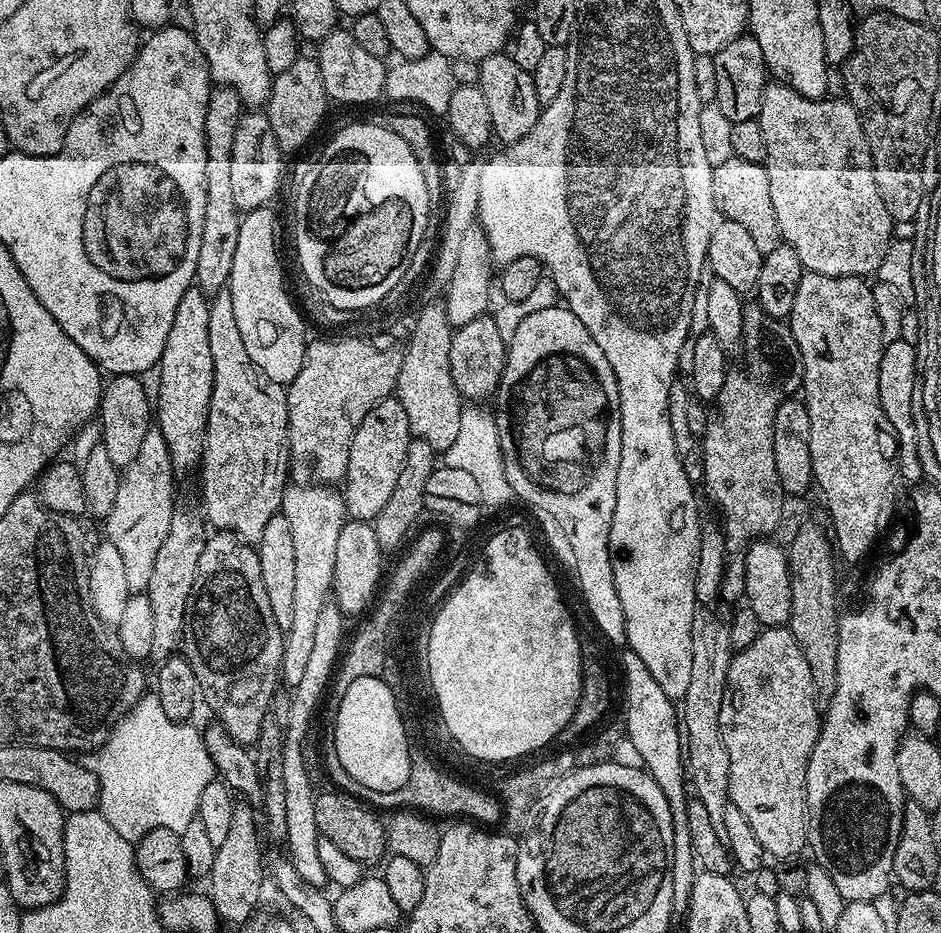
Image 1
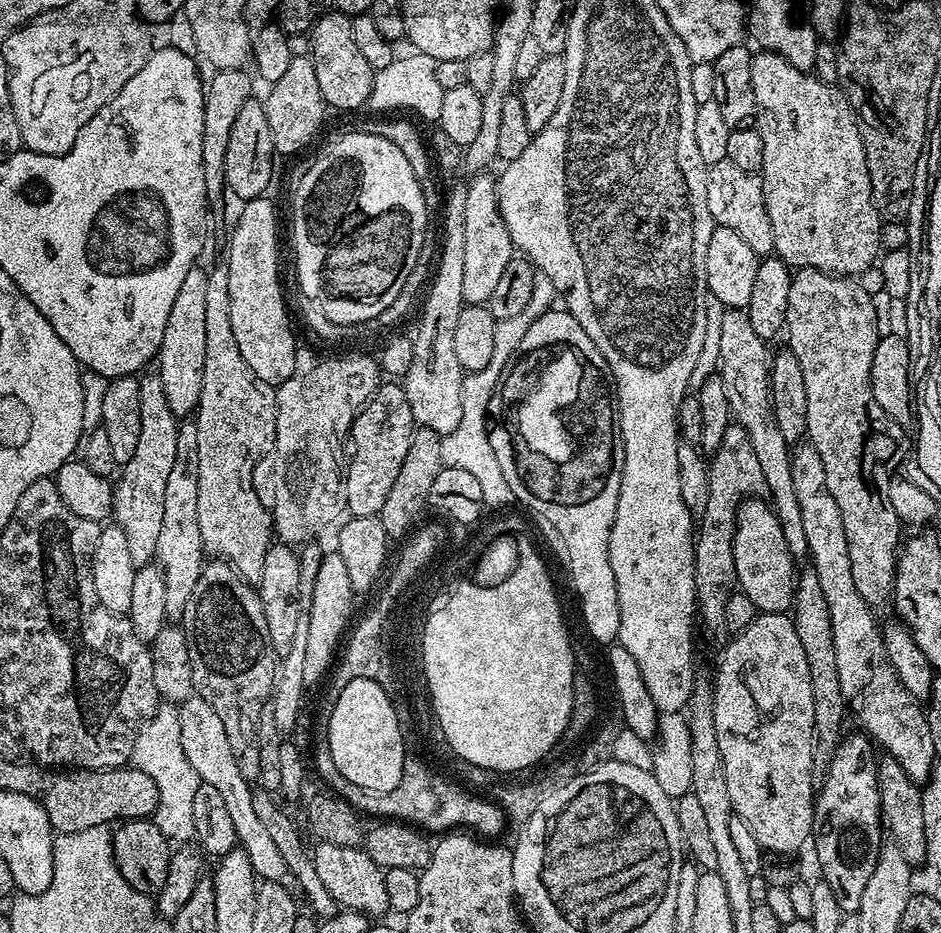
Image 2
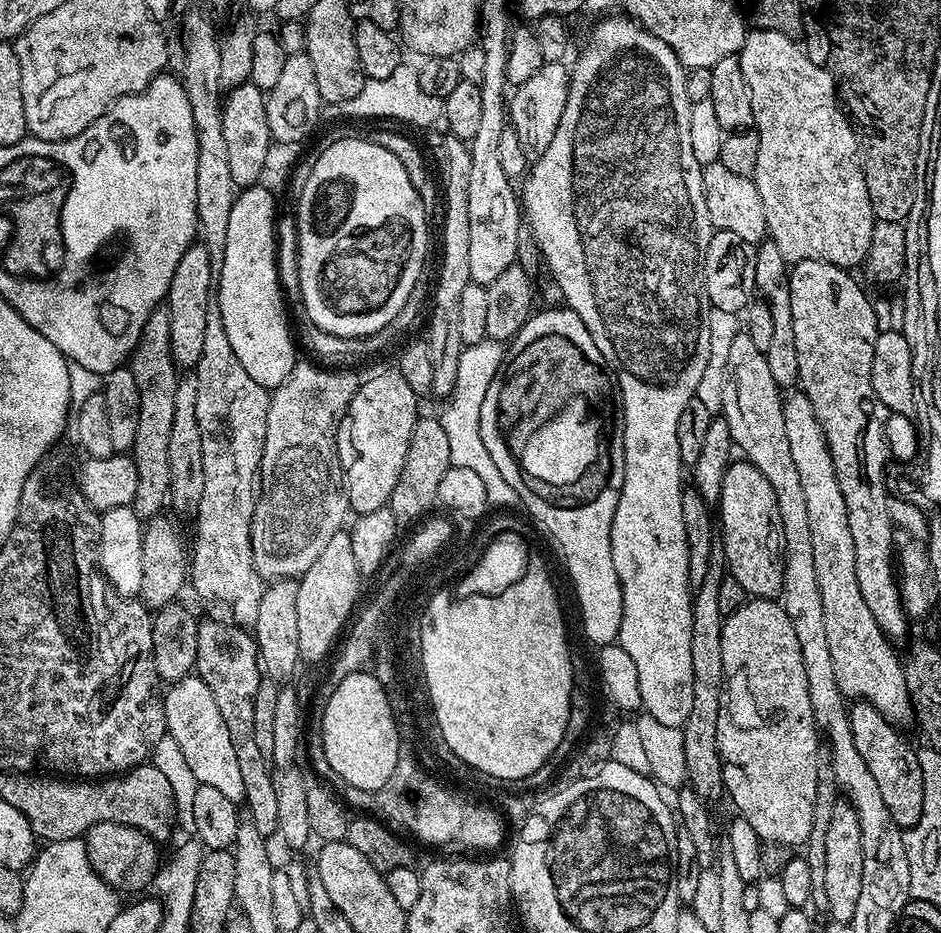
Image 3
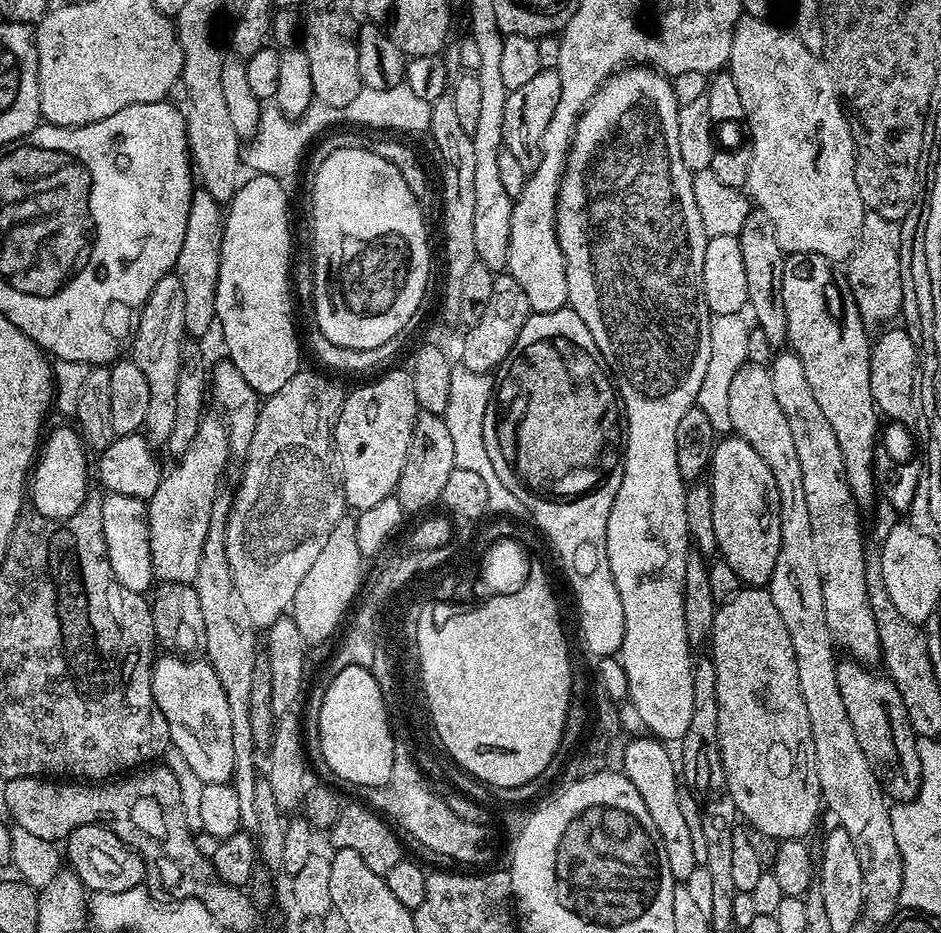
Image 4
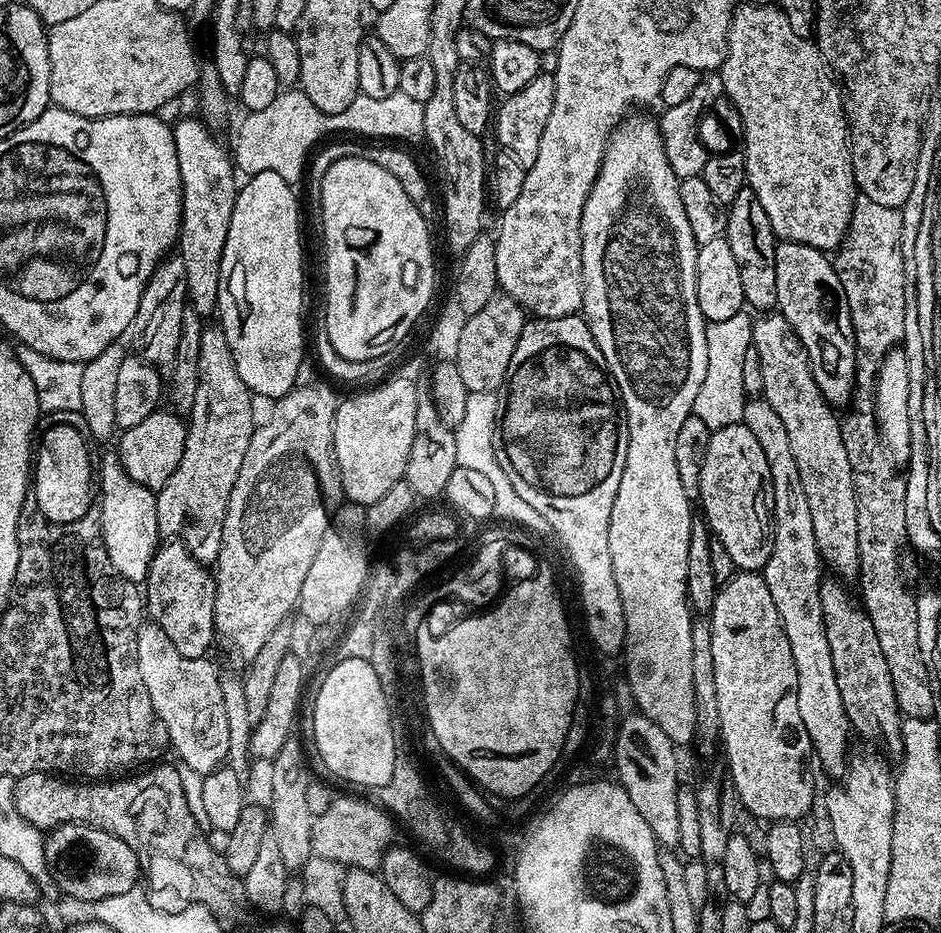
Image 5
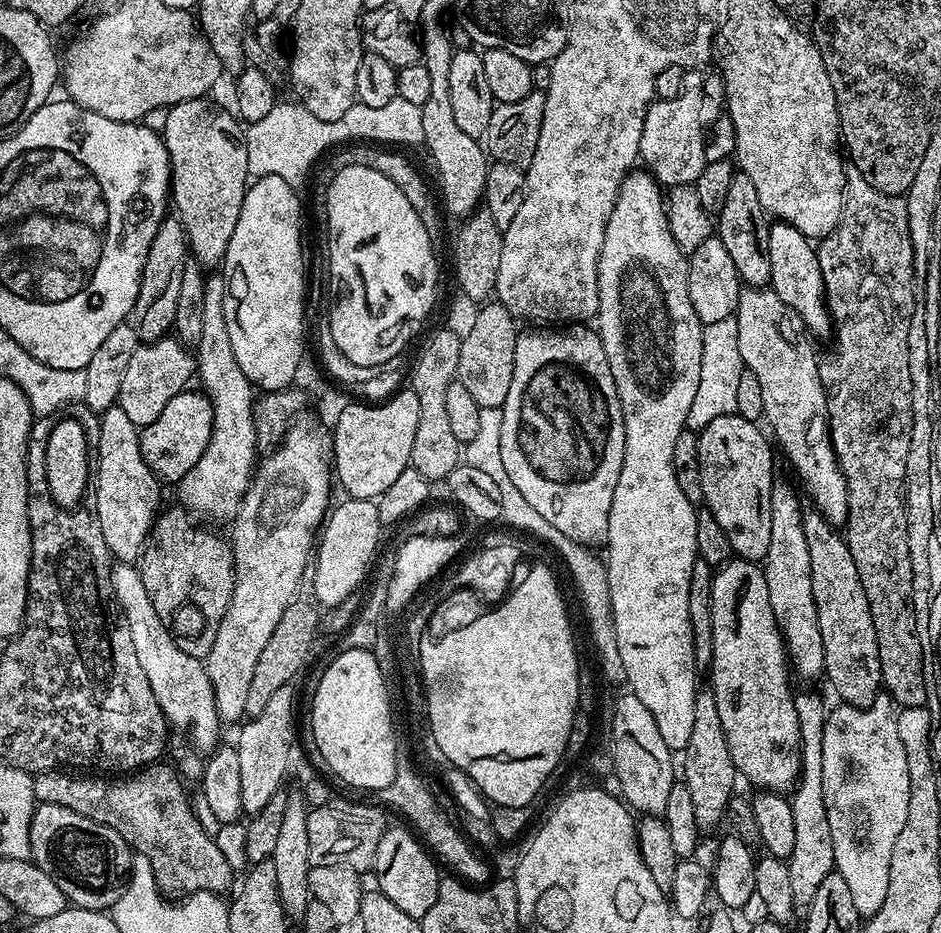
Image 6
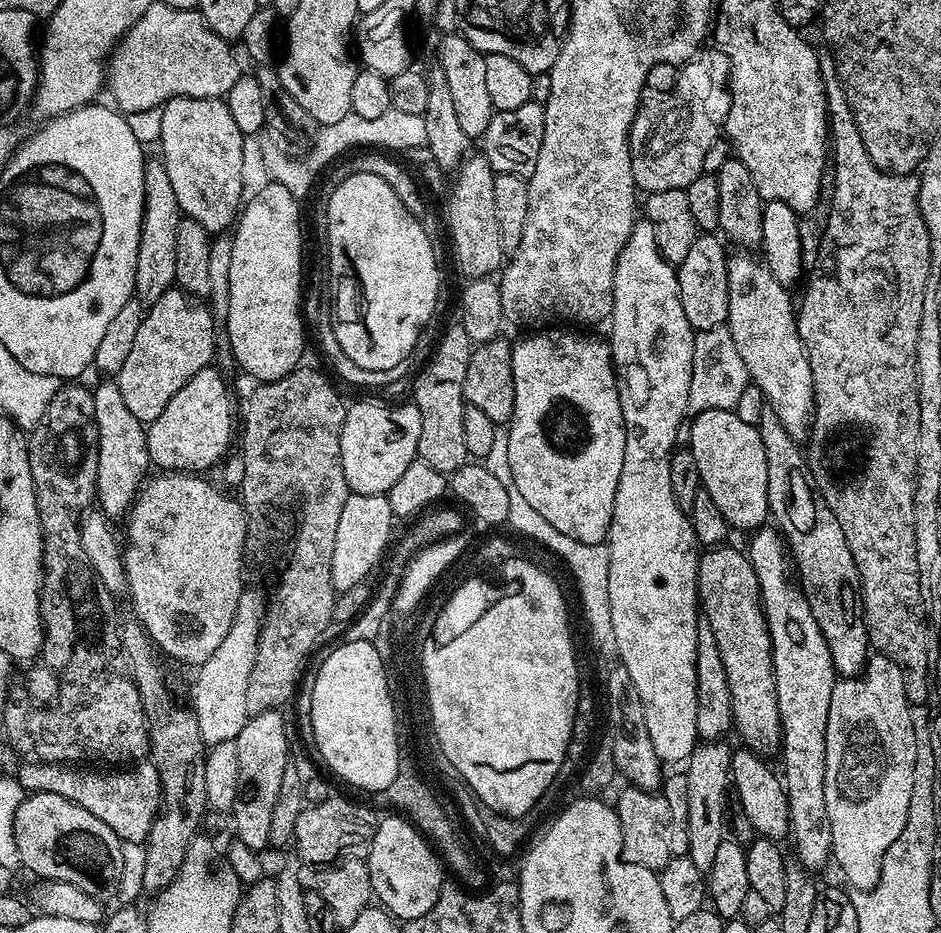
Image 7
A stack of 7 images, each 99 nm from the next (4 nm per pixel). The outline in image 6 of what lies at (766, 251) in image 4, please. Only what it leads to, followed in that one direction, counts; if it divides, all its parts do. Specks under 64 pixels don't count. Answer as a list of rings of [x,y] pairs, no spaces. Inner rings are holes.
[[[737,171],[734,182],[730,182],[726,206],[722,206],[718,213],[718,235],[722,246],[726,246],[734,261],[741,285],[750,288],[767,288],[771,285],[769,227],[770,217],[762,202],[758,202],[758,189],[754,186],[754,181],[746,178],[744,172]]]

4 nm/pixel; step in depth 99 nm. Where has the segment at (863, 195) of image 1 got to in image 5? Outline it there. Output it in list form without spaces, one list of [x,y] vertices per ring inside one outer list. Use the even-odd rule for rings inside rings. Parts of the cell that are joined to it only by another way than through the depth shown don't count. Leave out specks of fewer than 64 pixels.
[[[744,2],[732,13],[732,21],[728,27],[728,53],[724,59],[724,65],[718,70],[719,76],[718,84],[723,95],[732,100],[734,106],[738,106],[738,114],[742,114],[744,123],[742,151],[748,175],[747,187],[752,188],[754,194],[758,194],[758,202],[762,202],[762,210],[766,210],[766,218],[770,218],[770,226],[775,230],[777,237],[781,241],[789,240],[795,244],[814,246],[825,254],[839,248],[844,243],[844,237],[847,236],[848,228],[852,224],[852,211],[858,189],[852,169],[852,146],[848,135],[848,117],[844,114],[842,92],[819,48],[809,37],[794,34],[794,29],[790,27],[786,14],[775,3],[748,4]]]

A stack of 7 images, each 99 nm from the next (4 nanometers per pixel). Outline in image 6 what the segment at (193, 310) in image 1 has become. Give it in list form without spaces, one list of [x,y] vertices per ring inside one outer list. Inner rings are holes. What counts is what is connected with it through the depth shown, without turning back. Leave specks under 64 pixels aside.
[[[211,99],[183,100],[173,104],[163,113],[164,128],[162,139],[168,151],[168,161],[172,167],[170,181],[170,200],[174,205],[175,215],[179,216],[184,233],[188,239],[191,259],[197,260],[205,270],[221,267],[226,246],[230,246],[230,237],[238,223],[238,213],[242,210],[244,191],[248,189],[250,177],[246,162],[246,135],[241,121],[231,111],[211,104]]]

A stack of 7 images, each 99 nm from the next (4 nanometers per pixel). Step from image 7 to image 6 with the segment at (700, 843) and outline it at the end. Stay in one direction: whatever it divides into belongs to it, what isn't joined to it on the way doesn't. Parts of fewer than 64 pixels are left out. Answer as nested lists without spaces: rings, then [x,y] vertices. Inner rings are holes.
[[[711,690],[697,691],[694,702],[694,726],[690,729],[690,742],[682,750],[682,783],[690,790],[690,798],[694,802],[694,818],[701,830],[708,830],[725,819],[728,801],[734,795],[738,773],[734,766],[734,758],[730,754],[730,746],[726,738],[726,730],[722,730],[722,717],[718,715],[718,706]]]

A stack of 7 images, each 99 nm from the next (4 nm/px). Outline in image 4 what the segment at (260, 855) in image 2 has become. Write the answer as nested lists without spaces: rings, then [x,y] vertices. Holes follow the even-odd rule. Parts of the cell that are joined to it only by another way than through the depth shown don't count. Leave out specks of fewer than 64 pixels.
[[[165,655],[165,660],[157,659],[152,666],[152,693],[158,710],[166,718],[166,726],[170,730],[171,747],[186,758],[186,766],[198,774],[205,784],[227,784],[234,771],[234,738],[230,738],[230,702],[226,702],[226,690],[222,690],[222,682],[218,682],[218,674],[214,674],[212,665],[200,658],[177,658]]]

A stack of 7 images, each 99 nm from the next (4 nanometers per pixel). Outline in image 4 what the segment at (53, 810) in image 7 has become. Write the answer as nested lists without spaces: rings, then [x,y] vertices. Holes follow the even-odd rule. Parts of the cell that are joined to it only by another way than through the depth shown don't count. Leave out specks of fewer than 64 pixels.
[[[101,824],[78,826],[66,837],[67,844],[67,863],[68,860],[72,863],[69,864],[71,871],[76,873],[76,877],[84,883],[89,893],[121,892],[139,888],[145,883],[144,859],[134,849],[123,844],[109,828],[104,828]]]

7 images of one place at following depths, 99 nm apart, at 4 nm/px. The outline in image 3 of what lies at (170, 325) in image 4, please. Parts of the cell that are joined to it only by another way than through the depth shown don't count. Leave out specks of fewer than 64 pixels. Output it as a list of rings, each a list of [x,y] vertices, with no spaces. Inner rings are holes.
[[[167,307],[155,308],[140,335],[140,343],[130,357],[134,382],[138,382],[138,434],[130,455],[138,470],[138,490],[132,499],[131,508],[141,518],[161,515],[160,508],[169,499],[170,493],[170,429],[174,427],[174,394],[178,369],[170,350],[170,314]]]

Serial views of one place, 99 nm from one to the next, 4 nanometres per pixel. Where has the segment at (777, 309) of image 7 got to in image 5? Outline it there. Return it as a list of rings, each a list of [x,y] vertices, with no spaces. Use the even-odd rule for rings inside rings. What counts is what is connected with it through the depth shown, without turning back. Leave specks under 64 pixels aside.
[[[779,314],[761,315],[752,325],[752,347],[756,348],[765,378],[763,399],[774,406],[778,418],[790,434],[790,447],[794,450],[794,462],[798,462],[798,474],[802,478],[802,490],[806,490],[806,502],[810,505],[810,518],[814,522],[814,542],[818,542],[821,561],[828,564],[833,573],[845,582],[859,577],[858,554],[858,502],[854,490],[854,478],[850,470],[850,458],[842,442],[841,421],[836,420],[833,405],[818,390],[814,382],[808,352],[796,336],[795,330]]]

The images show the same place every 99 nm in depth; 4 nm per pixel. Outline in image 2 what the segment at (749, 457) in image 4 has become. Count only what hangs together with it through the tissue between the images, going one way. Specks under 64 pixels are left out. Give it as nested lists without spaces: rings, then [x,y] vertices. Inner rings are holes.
[[[749,498],[736,511],[736,533],[734,534],[734,570],[739,591],[754,601],[757,613],[787,613],[792,607],[796,593],[797,561],[778,522],[771,503],[760,498]]]

